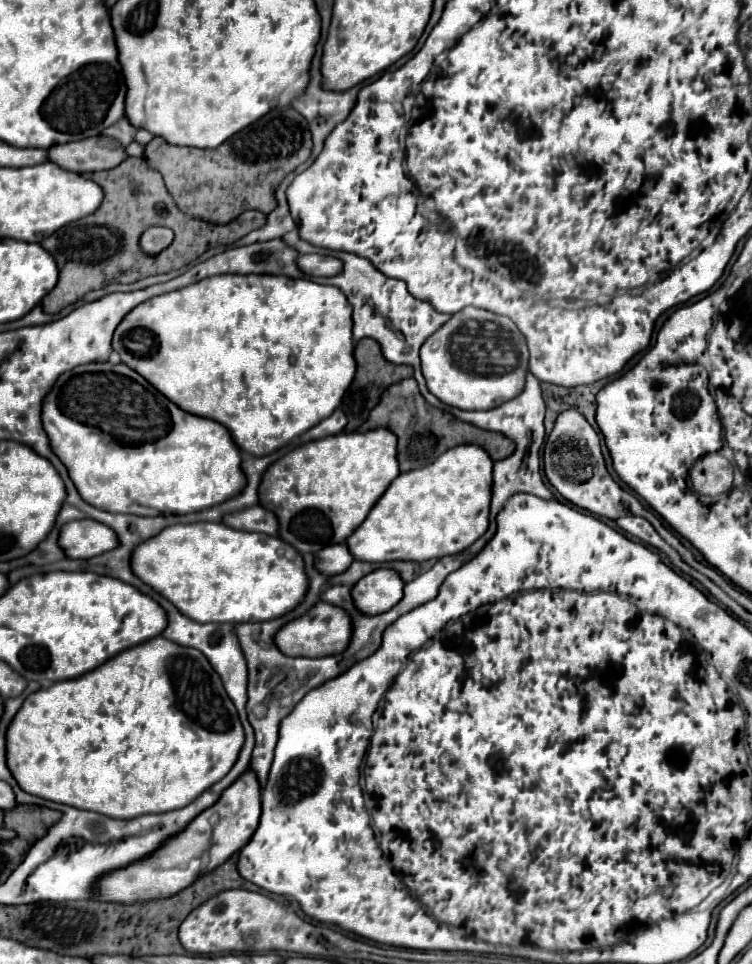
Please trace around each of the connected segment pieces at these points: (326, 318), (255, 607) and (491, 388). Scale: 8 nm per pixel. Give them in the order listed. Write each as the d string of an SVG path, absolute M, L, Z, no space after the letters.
M256 274L210 276L206 280L190 284L186 288L154 296L154 298L142 302L140 306L136 306L134 310L130 310L122 318L122 322L118 324L118 328L114 332L112 348L120 354L120 358L126 366L130 366L138 374L142 374L160 394L170 398L170 402L174 402L178 408L182 408L194 416L210 418L210 420L222 424L230 432L234 444L252 456L266 456L266 454L286 446L292 438L304 434L306 430L310 430L312 426L322 422L324 418L328 418L340 406L342 396L354 378L352 306L346 302L346 296L334 286L322 286L322 284L304 280L304 278L288 278L288 276L264 276L264 274L258 274L258 276Z
M194 522L166 526L156 538L148 538L132 550L130 568L144 584L170 600L184 616L196 622L262 622L278 618L302 602L308 590L302 556L278 536L240 532L222 522Z
M468 306L456 312L420 348L428 390L444 404L460 410L490 410L518 396L528 374L528 348L522 332L506 316Z

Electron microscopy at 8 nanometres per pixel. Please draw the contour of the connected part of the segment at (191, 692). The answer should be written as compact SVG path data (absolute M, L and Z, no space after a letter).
M156 636L156 638L150 638L134 648L128 648L128 650L116 654L114 658L110 658L108 662L104 662L100 668L92 670L90 674L84 674L84 676L78 676L78 678L72 678L66 682L56 682L46 690L38 690L34 694L30 694L8 726L6 758L8 758L8 768L12 770L16 782L22 786L24 792L52 800L52 802L70 804L80 810L100 812L110 818L128 820L128 818L136 818L142 814L160 814L160 812L170 812L170 810L188 806L190 802L194 802L194 798L198 798L198 794L202 794L212 784L216 784L222 776L228 774L230 766L234 766L234 762L238 758L242 744L244 744L244 730L242 730L238 712L236 712L232 700L228 698L228 694L220 682L220 676L210 666L208 658L196 648L186 648L186 646L180 646L164 636Z

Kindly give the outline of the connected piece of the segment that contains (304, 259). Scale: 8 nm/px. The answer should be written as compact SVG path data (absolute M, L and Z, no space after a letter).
M300 254L296 258L296 264L304 274L310 276L330 276L342 270L342 262L338 258L322 256L322 254Z

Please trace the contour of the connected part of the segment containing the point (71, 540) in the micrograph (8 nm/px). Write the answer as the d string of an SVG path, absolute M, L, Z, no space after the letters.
M90 518L74 520L62 526L58 546L68 558L92 558L114 548L114 530Z

